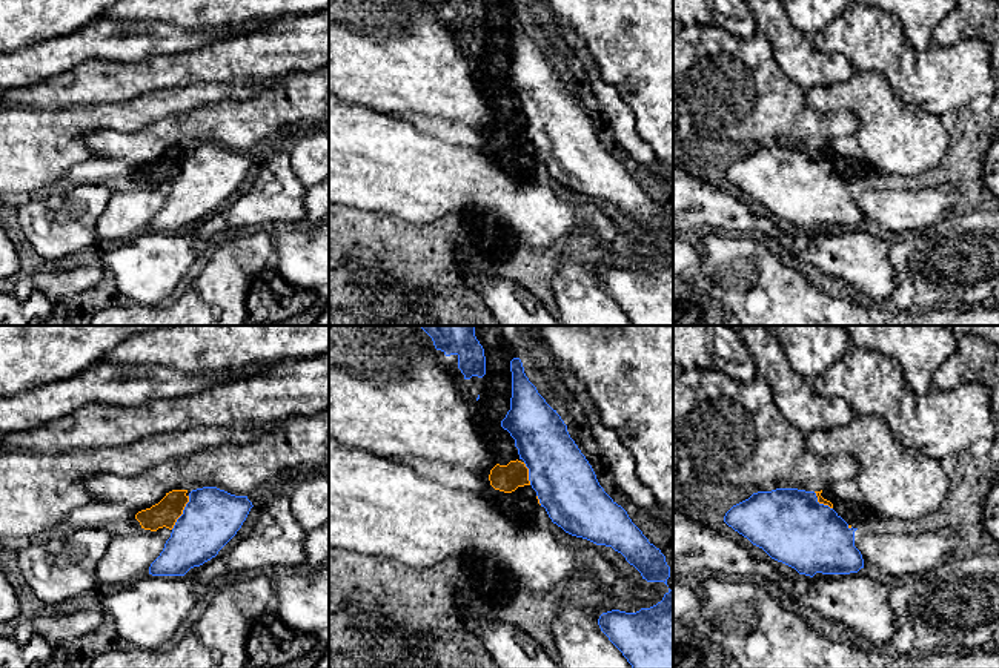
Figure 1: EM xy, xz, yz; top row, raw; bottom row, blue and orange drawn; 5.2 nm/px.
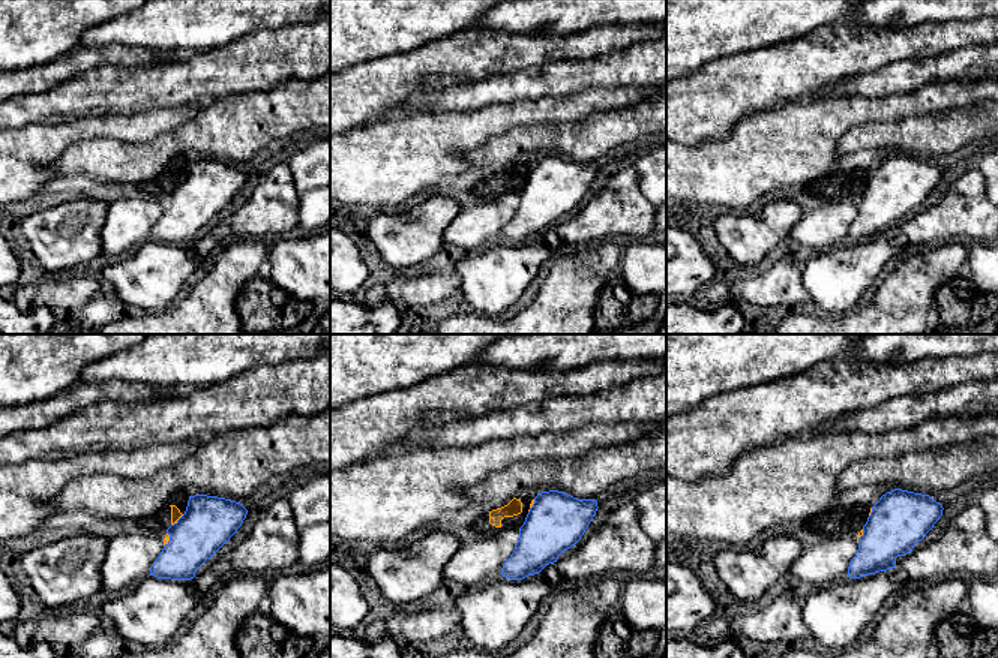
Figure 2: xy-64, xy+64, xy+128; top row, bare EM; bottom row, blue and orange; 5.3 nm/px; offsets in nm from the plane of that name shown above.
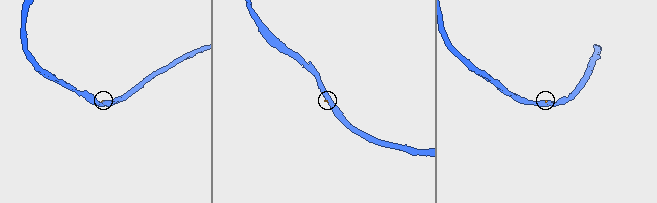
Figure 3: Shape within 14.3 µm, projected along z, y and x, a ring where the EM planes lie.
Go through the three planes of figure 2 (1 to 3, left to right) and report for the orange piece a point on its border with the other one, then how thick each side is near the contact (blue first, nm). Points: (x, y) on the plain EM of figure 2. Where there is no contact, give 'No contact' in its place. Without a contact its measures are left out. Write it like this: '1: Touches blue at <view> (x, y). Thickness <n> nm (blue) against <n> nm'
1: Touches blue at xy-64 (179, 183). Thickness 280 nm (blue) against 60 nm
2: Touches blue at xy+64 (533, 170). Thickness 320 nm (blue) against 20 nm
3: Touches blue at xy+128 (862, 200). Thickness 300 nm (blue) against 20 nm

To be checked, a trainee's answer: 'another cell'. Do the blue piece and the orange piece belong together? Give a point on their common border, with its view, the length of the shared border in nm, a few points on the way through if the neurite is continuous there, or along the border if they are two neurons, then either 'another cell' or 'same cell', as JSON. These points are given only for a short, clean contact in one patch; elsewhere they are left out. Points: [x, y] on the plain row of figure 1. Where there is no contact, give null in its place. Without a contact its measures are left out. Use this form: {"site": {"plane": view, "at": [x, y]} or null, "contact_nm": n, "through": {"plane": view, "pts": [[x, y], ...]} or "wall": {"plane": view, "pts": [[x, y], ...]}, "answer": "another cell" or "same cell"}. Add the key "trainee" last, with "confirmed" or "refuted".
{"site": {"plane": "xy", "at": [183, 169]}, "contact_nm": 200, "wall": {"plane": "xy", "pts": [[189, 152], [183, 169], [171, 185]]}, "answer": "another cell", "trainee": "confirmed"}

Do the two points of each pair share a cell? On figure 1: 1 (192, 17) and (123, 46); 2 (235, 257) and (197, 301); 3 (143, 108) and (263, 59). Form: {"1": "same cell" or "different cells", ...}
{"1": "different cells", "2": "same cell", "3": "different cells"}

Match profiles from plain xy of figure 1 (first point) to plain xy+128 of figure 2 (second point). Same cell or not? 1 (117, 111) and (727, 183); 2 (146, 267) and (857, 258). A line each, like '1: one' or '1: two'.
1: one
2: one

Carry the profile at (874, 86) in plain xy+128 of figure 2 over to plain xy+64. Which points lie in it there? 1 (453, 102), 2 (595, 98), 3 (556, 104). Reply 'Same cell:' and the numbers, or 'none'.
Same cell: 1

